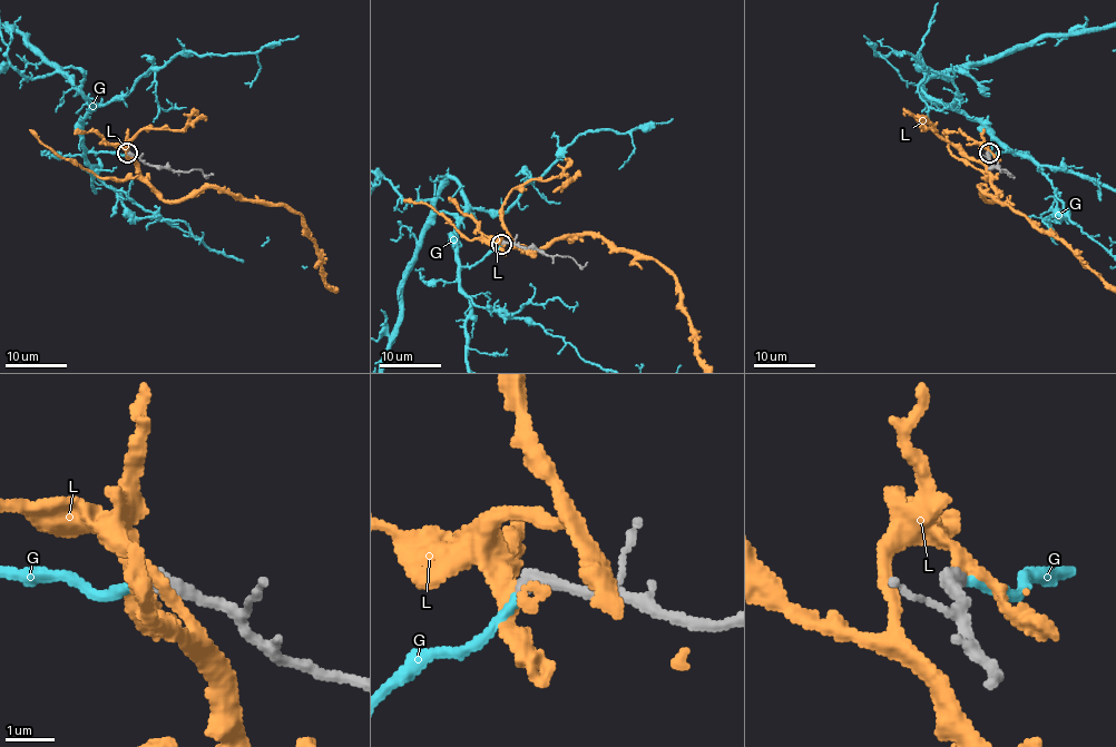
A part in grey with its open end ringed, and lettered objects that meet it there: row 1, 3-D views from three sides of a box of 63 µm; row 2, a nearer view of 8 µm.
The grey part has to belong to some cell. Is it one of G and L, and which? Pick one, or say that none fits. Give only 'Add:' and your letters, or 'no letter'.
Add: G

